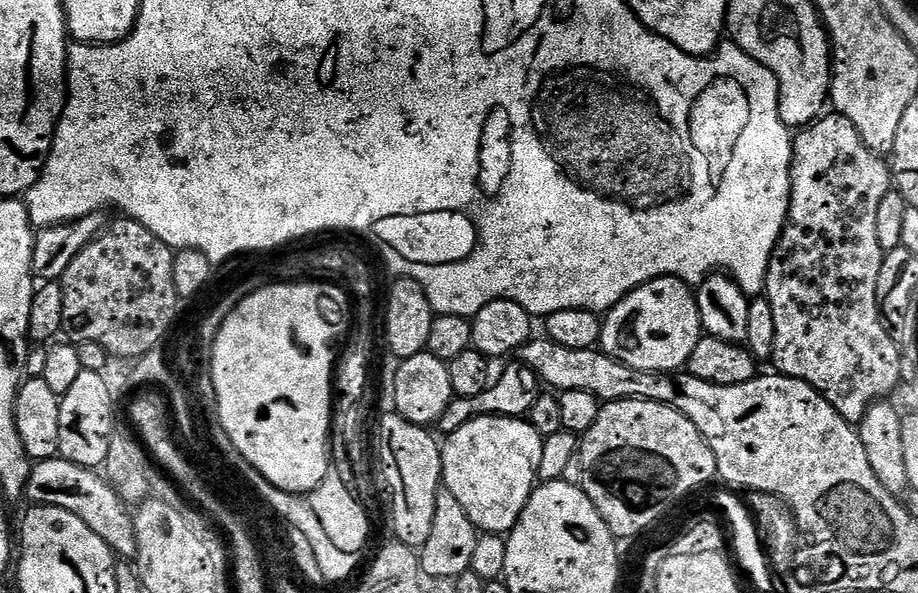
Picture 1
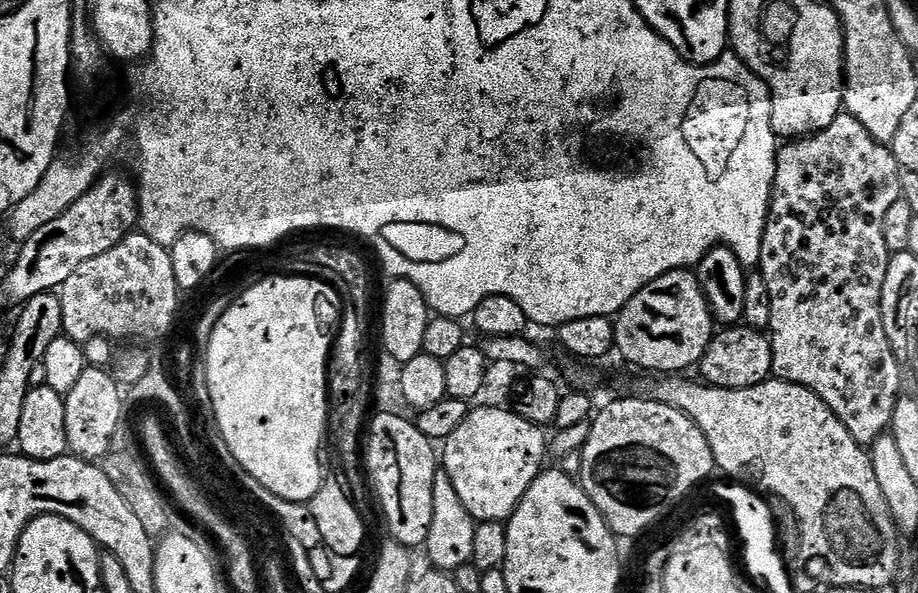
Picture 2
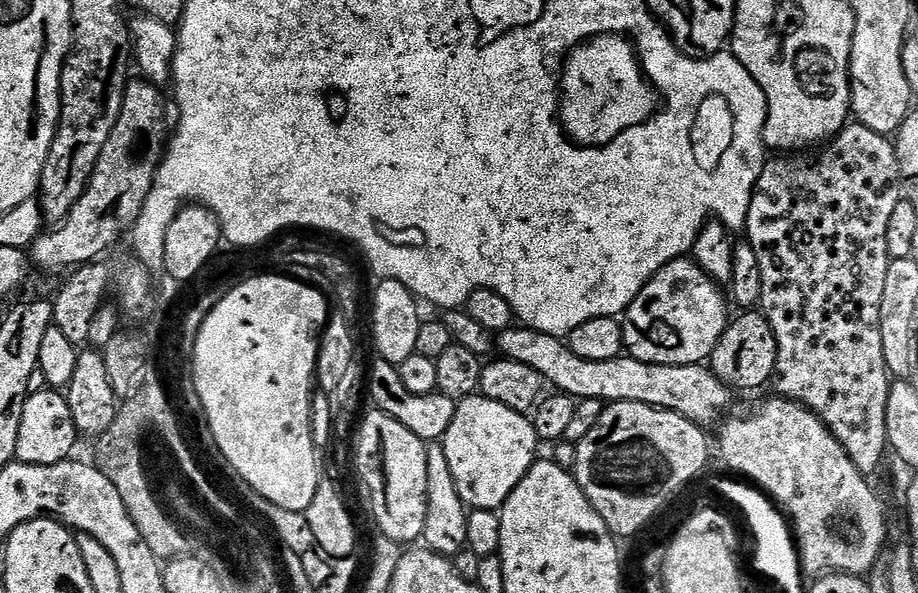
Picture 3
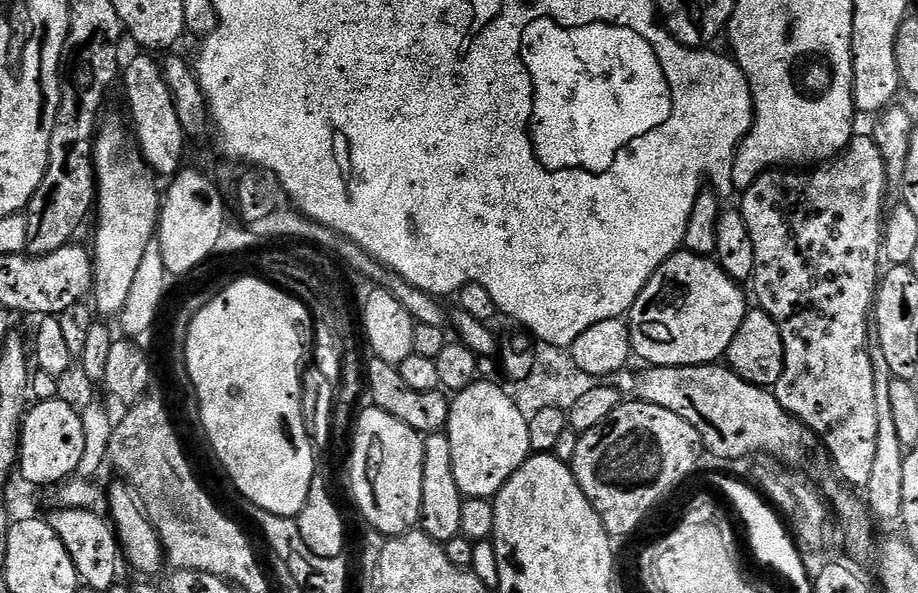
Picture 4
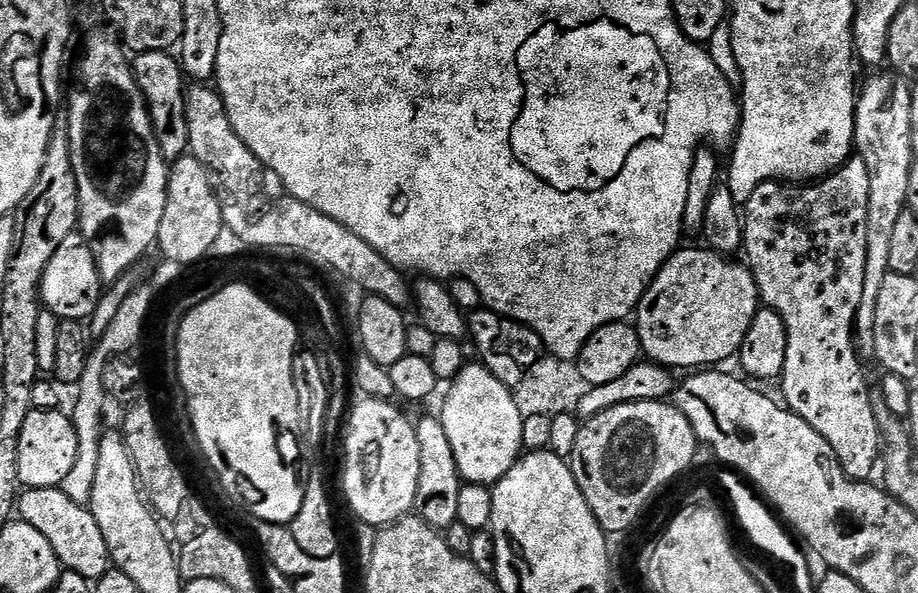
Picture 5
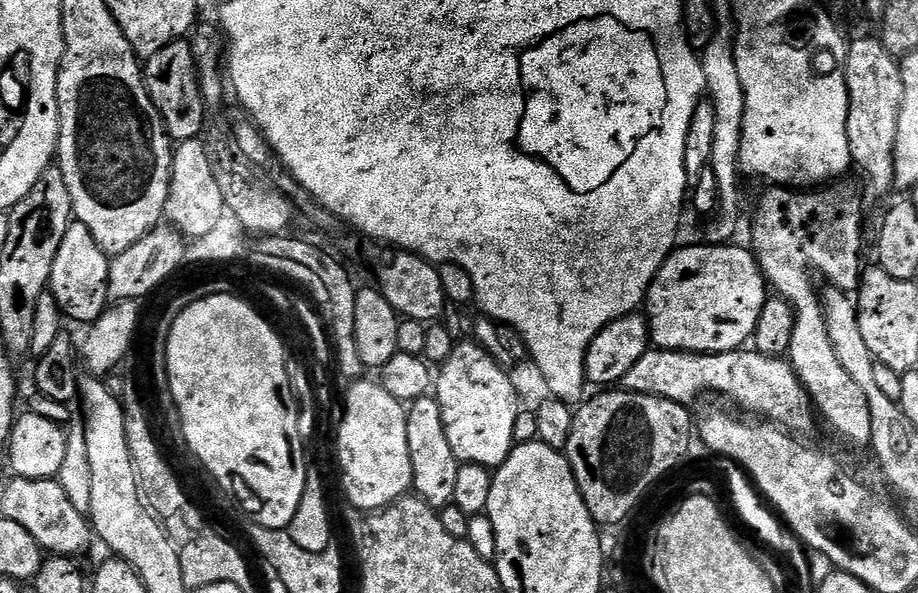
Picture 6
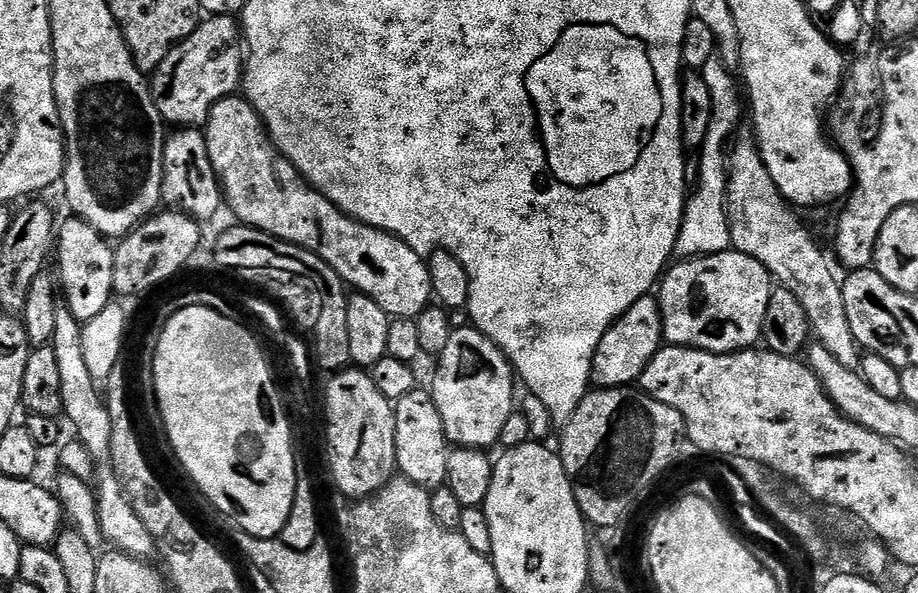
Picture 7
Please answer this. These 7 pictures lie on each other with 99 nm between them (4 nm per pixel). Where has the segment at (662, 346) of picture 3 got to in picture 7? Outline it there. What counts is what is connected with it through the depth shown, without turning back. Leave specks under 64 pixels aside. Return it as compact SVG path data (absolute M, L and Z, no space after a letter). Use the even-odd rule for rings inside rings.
M735 250L715 251L692 259L681 259L663 273L658 284L664 340L672 346L701 348L721 354L751 349L755 345L752 343L761 339L762 322L766 318L766 302L770 302L773 287L774 277L764 269L762 262Z

